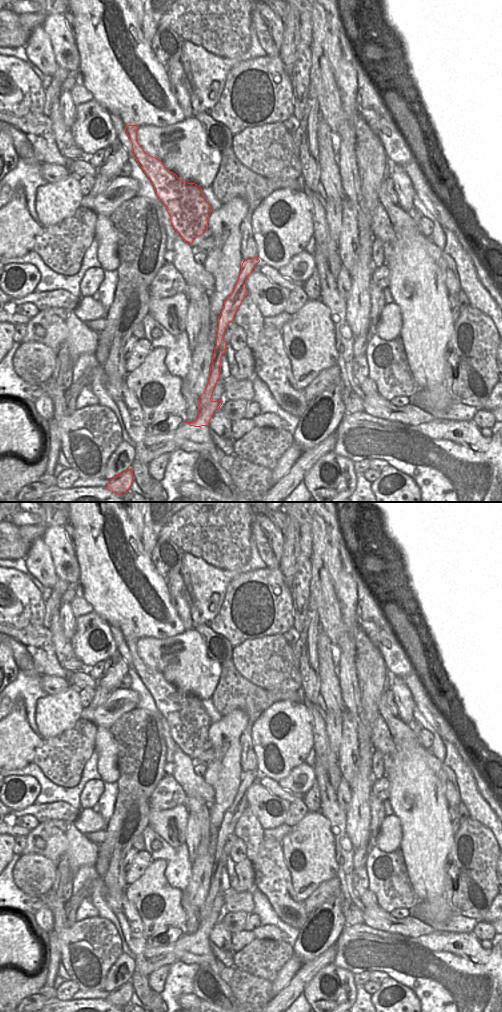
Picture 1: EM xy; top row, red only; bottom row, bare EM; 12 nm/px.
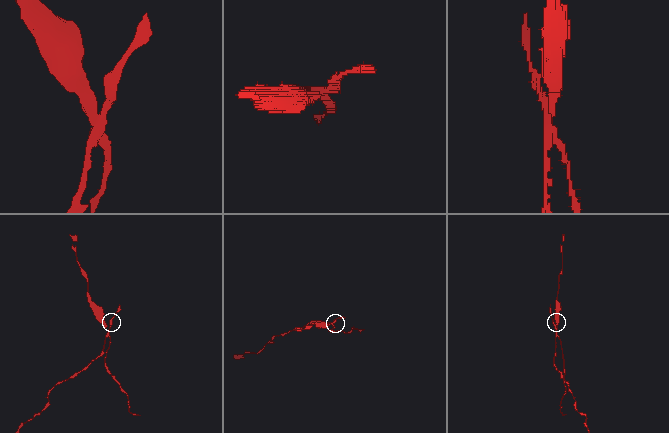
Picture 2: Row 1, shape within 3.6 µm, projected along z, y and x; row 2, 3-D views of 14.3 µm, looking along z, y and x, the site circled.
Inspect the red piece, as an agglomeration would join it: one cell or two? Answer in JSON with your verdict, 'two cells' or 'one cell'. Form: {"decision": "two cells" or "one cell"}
{"decision": "two cells"}

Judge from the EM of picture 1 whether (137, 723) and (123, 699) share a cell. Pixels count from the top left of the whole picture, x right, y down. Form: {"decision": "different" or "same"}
{"decision": "different"}

